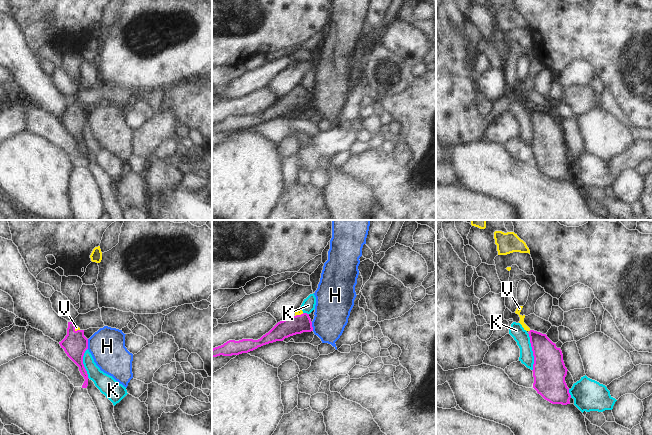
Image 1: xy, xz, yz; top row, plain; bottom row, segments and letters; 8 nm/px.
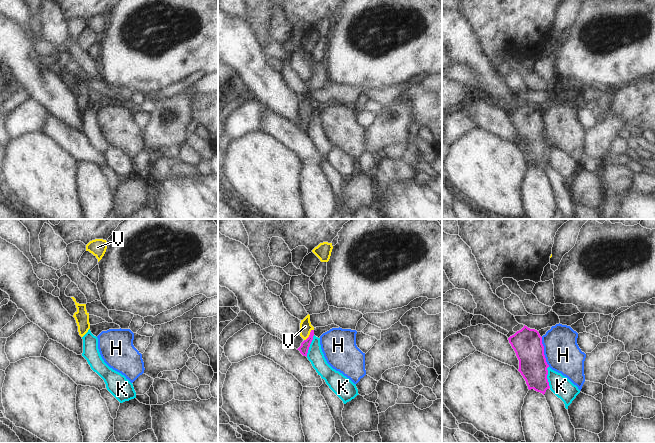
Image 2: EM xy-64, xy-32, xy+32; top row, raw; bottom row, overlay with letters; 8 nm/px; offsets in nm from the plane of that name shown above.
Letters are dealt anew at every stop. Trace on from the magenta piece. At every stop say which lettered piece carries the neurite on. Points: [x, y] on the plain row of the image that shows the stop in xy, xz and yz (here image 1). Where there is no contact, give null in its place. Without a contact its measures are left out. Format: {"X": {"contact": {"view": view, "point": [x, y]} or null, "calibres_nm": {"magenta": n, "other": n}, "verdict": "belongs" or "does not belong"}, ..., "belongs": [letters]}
{"H": {"contact": {"view": "xy", "point": [87, 120]}, "calibres_nm": {"magenta": 200, "other": 280}, "verdict": "does not belong"}, "K": {"contact": {"view": "yz", "point": [533, 128]}, "calibres_nm": {"magenta": 260, "other": 120}, "verdict": "does not belong"}, "V": {"contact": {"view": "xy", "point": [77, 106]}, "calibres_nm": {"magenta": 200, "other": 30}, "verdict": "belongs"}, "belongs": ["V"]}

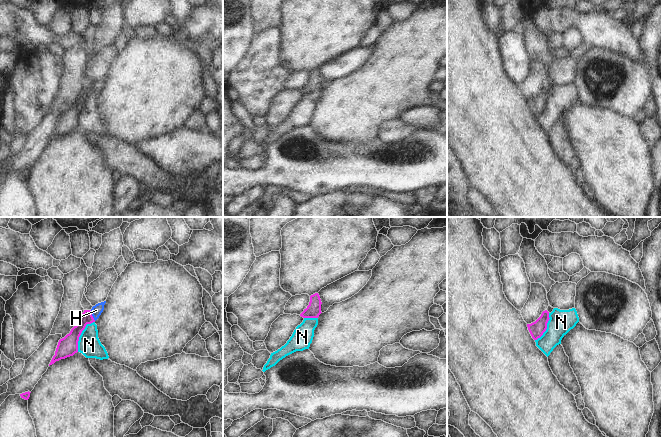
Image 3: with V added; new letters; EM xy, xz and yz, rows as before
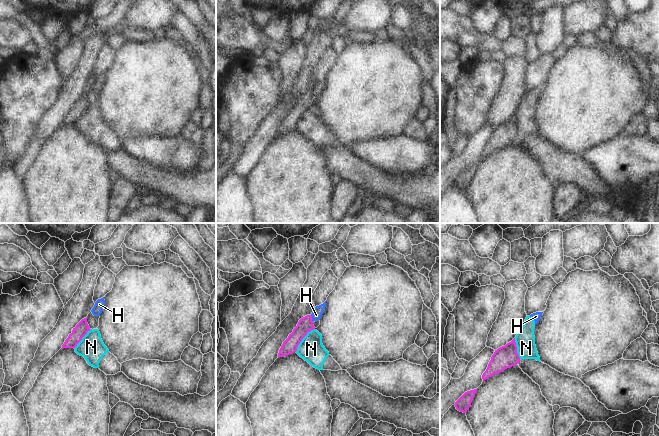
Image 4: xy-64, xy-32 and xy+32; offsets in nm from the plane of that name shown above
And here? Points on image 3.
{"H": {"contact": {"view": "xy", "point": [91, 91]}, "calibres_nm": {"magenta": 110, "other": 90}, "verdict": "does not belong"}, "N": {"contact": {"view": "xy", "point": [80, 110]}, "calibres_nm": {"magenta": 160, "other": 180}, "verdict": "does not belong"}, "belongs": []}

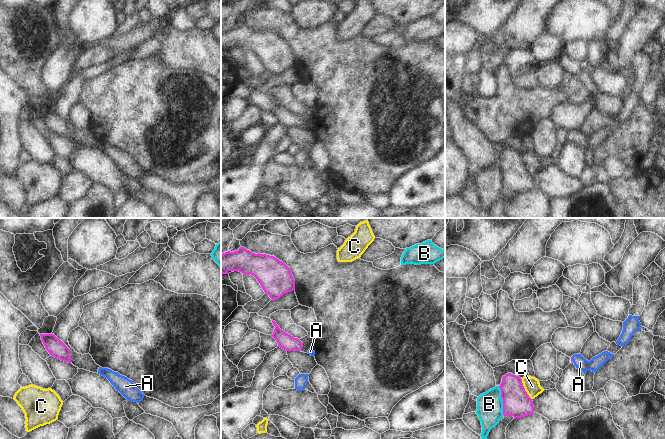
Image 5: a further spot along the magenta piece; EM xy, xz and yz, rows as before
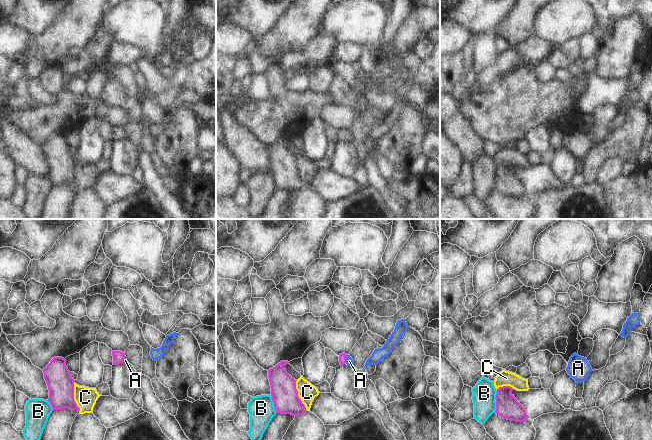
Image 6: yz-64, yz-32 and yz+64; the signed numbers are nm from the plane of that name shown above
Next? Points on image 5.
{"A": {"contact": {"view": "yz", "point": [572, 136]}, "calibres_nm": {"magenta": 20, "other": 100}, "verdict": "belongs"}, "B": {"contact": {"view": "yz", "point": [503, 177]}, "calibres_nm": {"magenta": 220, "other": 200}, "verdict": "does not belong"}, "C": {"contact": {"view": "yz", "point": [524, 165]}, "calibres_nm": {"magenta": 220, "other": 130}, "verdict": "does not belong"}, "belongs": ["A"]}

